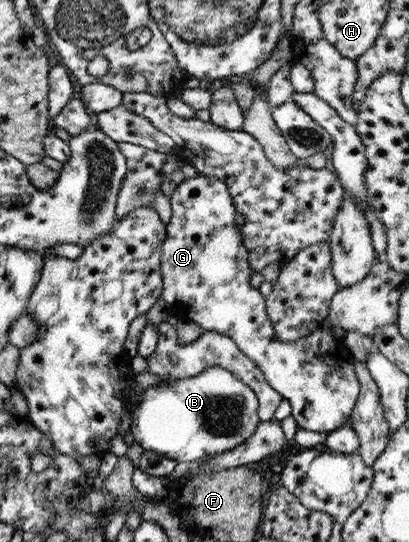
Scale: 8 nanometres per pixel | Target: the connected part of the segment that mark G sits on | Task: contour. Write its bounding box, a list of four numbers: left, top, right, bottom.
[159,173,359,432]

